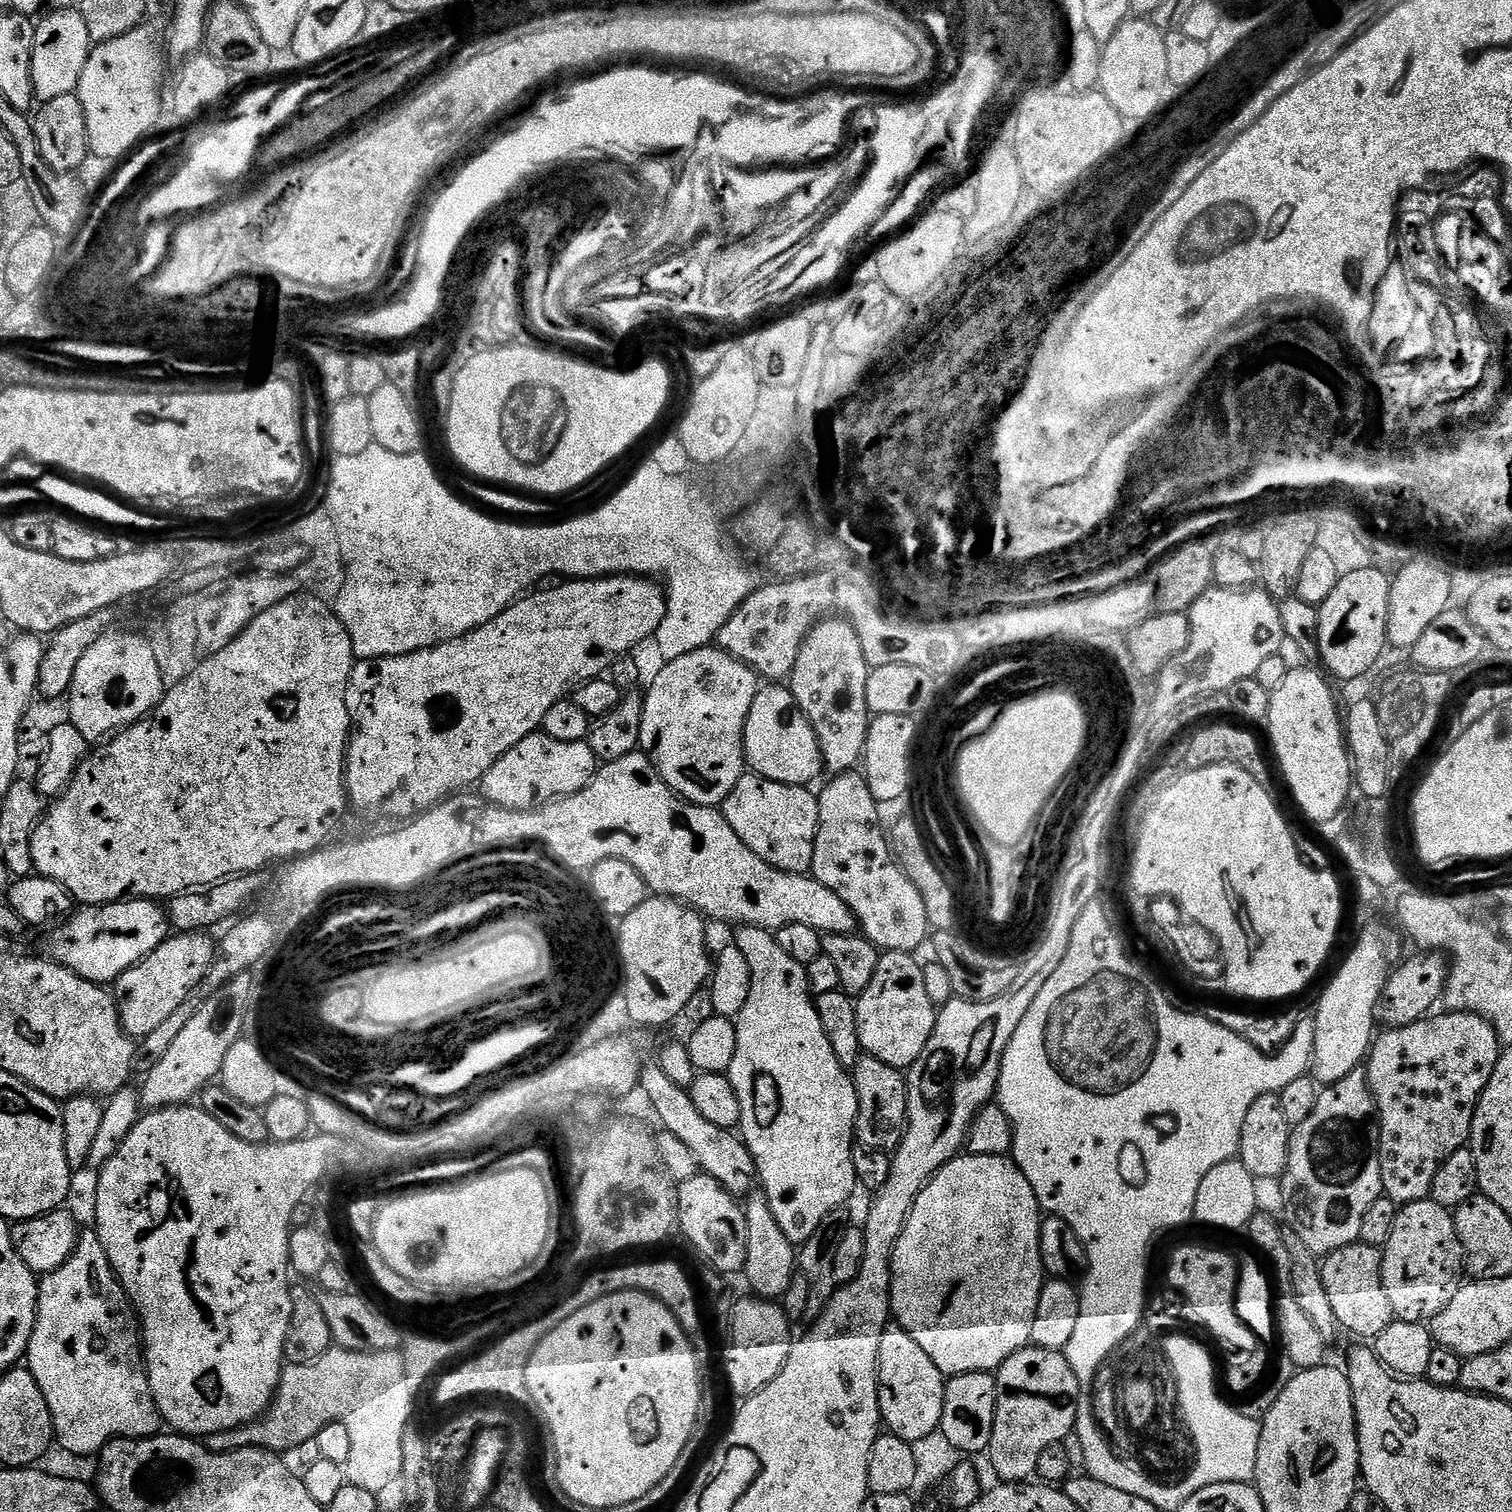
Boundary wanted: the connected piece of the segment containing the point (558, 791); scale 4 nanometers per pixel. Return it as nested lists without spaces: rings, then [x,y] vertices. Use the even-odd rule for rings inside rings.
[[[533,734],[522,738],[518,746],[506,750],[502,758],[484,775],[482,781],[483,799],[500,808],[527,812],[541,804],[551,804],[561,796],[569,796],[582,790],[598,771],[598,761],[594,750],[587,742],[558,742],[543,734]]]

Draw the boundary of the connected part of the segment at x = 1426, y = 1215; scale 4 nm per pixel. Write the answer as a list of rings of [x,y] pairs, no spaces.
[[[1433,1200],[1405,1204],[1397,1211],[1394,1230],[1382,1249],[1380,1277],[1390,1298],[1392,1315],[1402,1322],[1428,1324],[1458,1294],[1466,1272],[1464,1247],[1456,1233],[1453,1213]]]

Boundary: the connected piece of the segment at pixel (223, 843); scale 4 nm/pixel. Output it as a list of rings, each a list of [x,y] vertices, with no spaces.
[[[288,594],[285,595],[285,602],[273,602],[265,616],[254,618],[244,627],[241,636],[231,647],[208,660],[202,658],[200,650],[194,652],[194,628],[199,603],[195,603],[192,608],[180,608],[180,612],[169,607],[163,614],[155,617],[159,624],[180,624],[180,636],[192,636],[192,668],[188,668],[188,672],[176,672],[176,676],[168,676],[168,672],[158,666],[160,686],[166,690],[162,692],[162,698],[166,698],[164,707],[159,707],[153,716],[115,733],[97,756],[96,753],[89,755],[76,771],[75,778],[68,783],[66,791],[60,793],[53,803],[57,804],[45,811],[32,835],[32,867],[39,875],[61,884],[80,906],[98,900],[113,903],[124,897],[171,898],[189,890],[207,889],[230,880],[233,876],[259,872],[267,869],[267,864],[272,864],[275,860],[288,862],[293,858],[310,856],[331,841],[328,839],[331,838],[332,831],[339,826],[344,811],[349,811],[350,808],[348,785],[340,774],[340,753],[344,735],[353,724],[350,714],[344,708],[344,692],[352,679],[352,665],[356,655],[352,649],[350,634],[342,626],[335,611],[320,601],[323,599],[312,594],[305,595]]]

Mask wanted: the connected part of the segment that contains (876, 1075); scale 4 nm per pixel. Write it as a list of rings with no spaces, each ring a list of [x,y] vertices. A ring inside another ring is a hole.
[[[864,1054],[856,1067],[851,1069],[850,1075],[860,1107],[860,1112],[856,1115],[855,1143],[874,1146],[883,1152],[895,1150],[904,1137],[908,1122],[908,1081],[905,1073],[878,1058]]]

